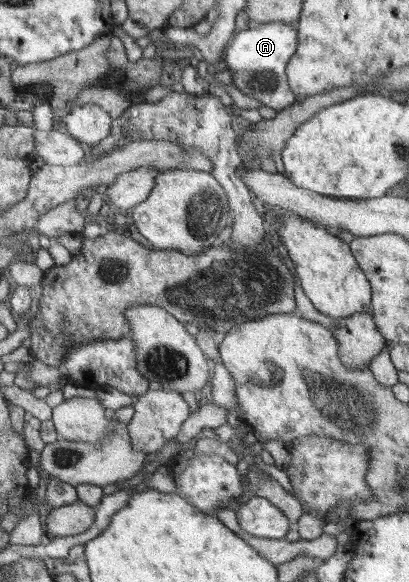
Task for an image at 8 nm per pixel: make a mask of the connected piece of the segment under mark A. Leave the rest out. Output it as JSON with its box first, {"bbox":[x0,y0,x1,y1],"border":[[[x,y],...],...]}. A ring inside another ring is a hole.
{"bbox":[222,22,299,111],"border":[[[282,22],[251,25],[248,30],[233,35],[225,47],[222,60],[226,60],[227,70],[234,75],[234,82],[242,93],[280,111],[297,100],[296,94],[290,89],[286,68],[298,44],[299,33],[294,26]]]}

